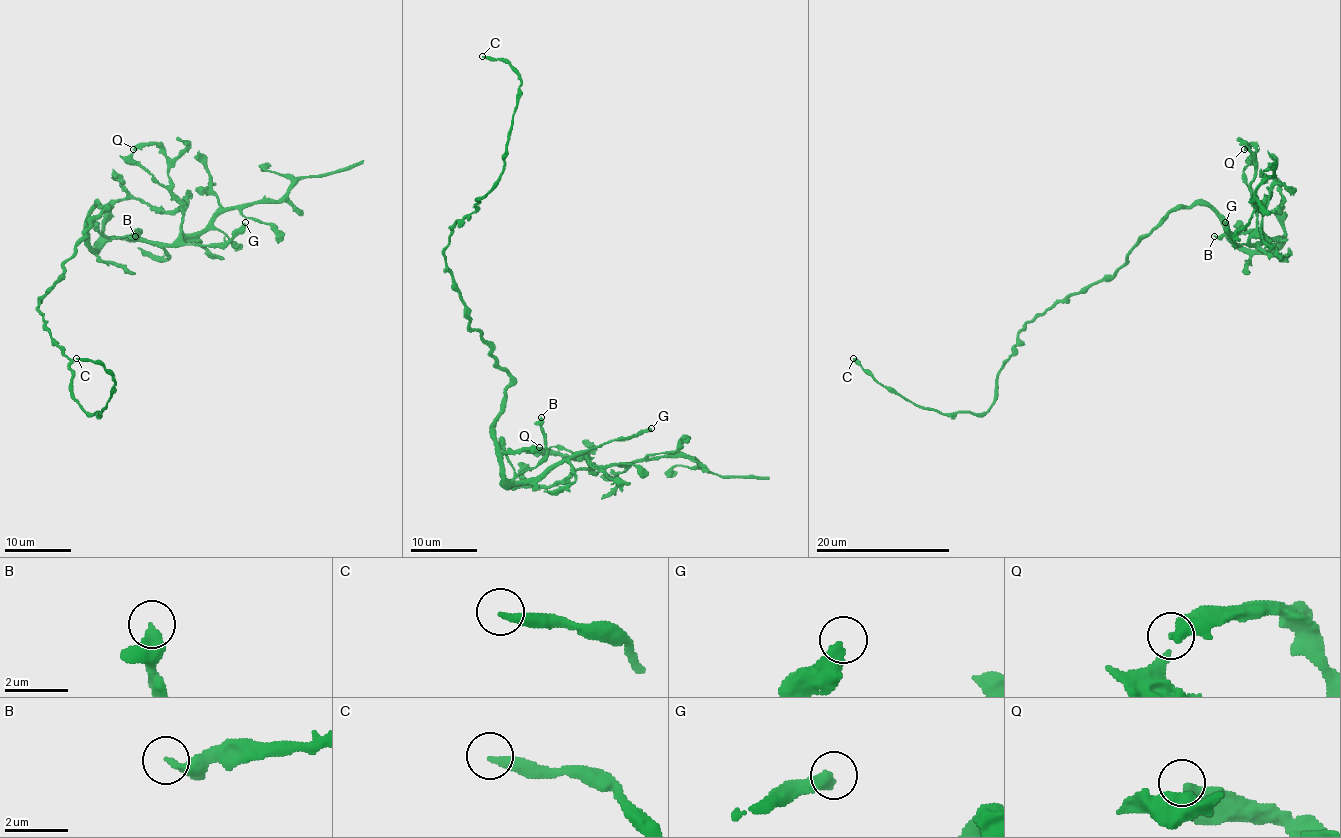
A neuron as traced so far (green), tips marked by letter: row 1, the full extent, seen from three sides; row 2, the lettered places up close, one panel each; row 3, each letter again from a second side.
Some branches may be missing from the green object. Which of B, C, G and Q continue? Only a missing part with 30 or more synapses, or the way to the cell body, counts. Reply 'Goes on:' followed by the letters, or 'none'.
Goes on: none

